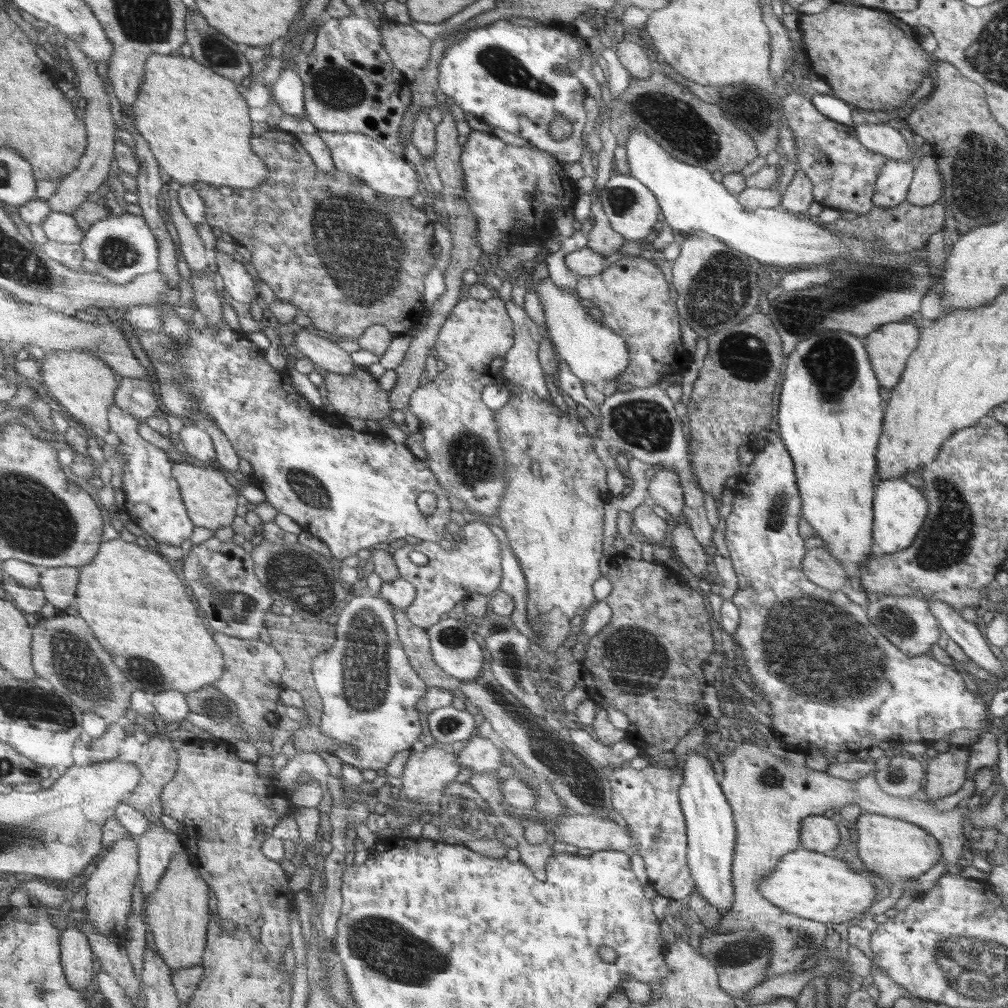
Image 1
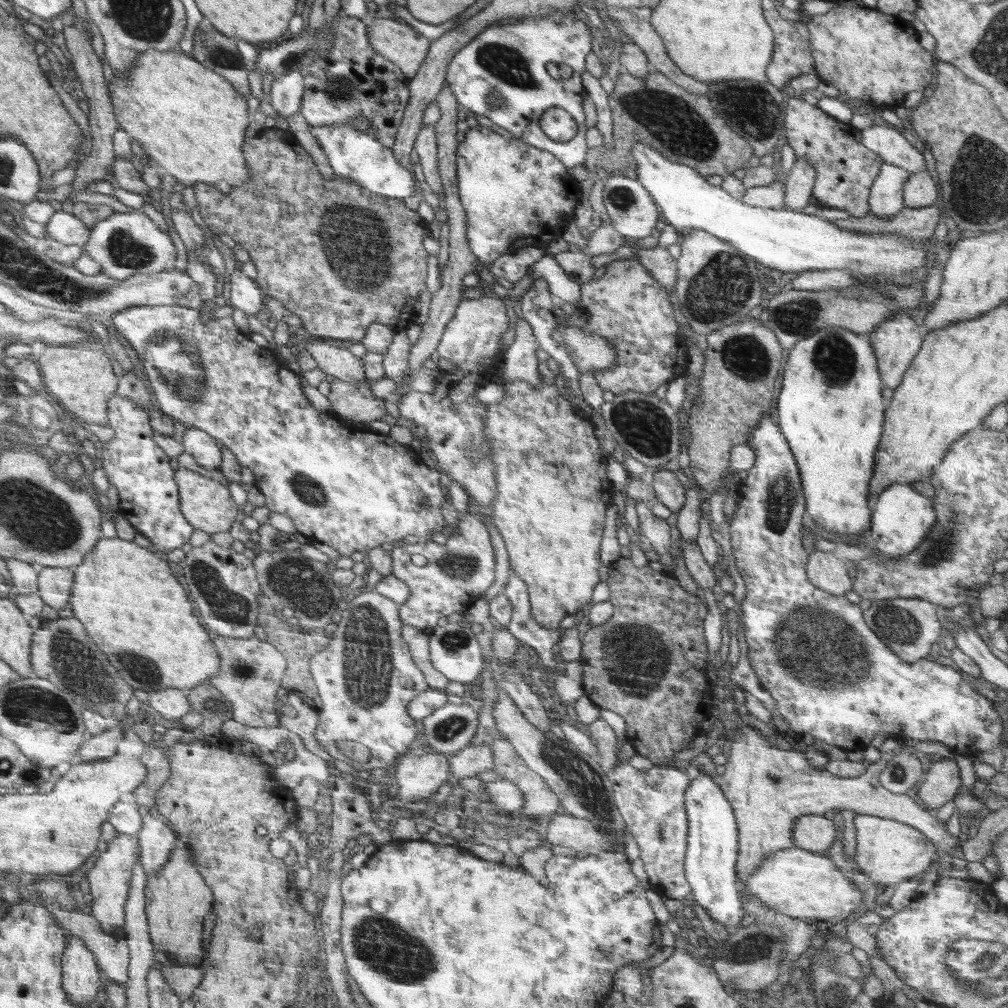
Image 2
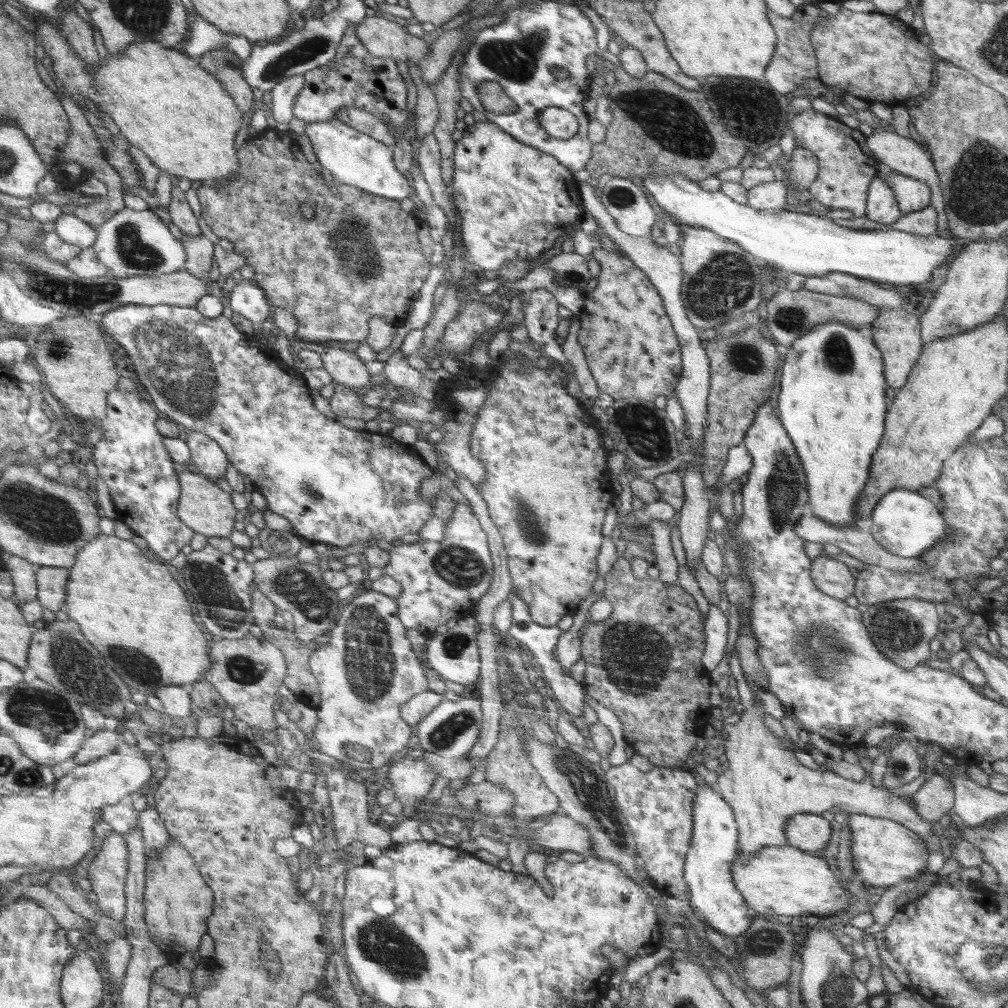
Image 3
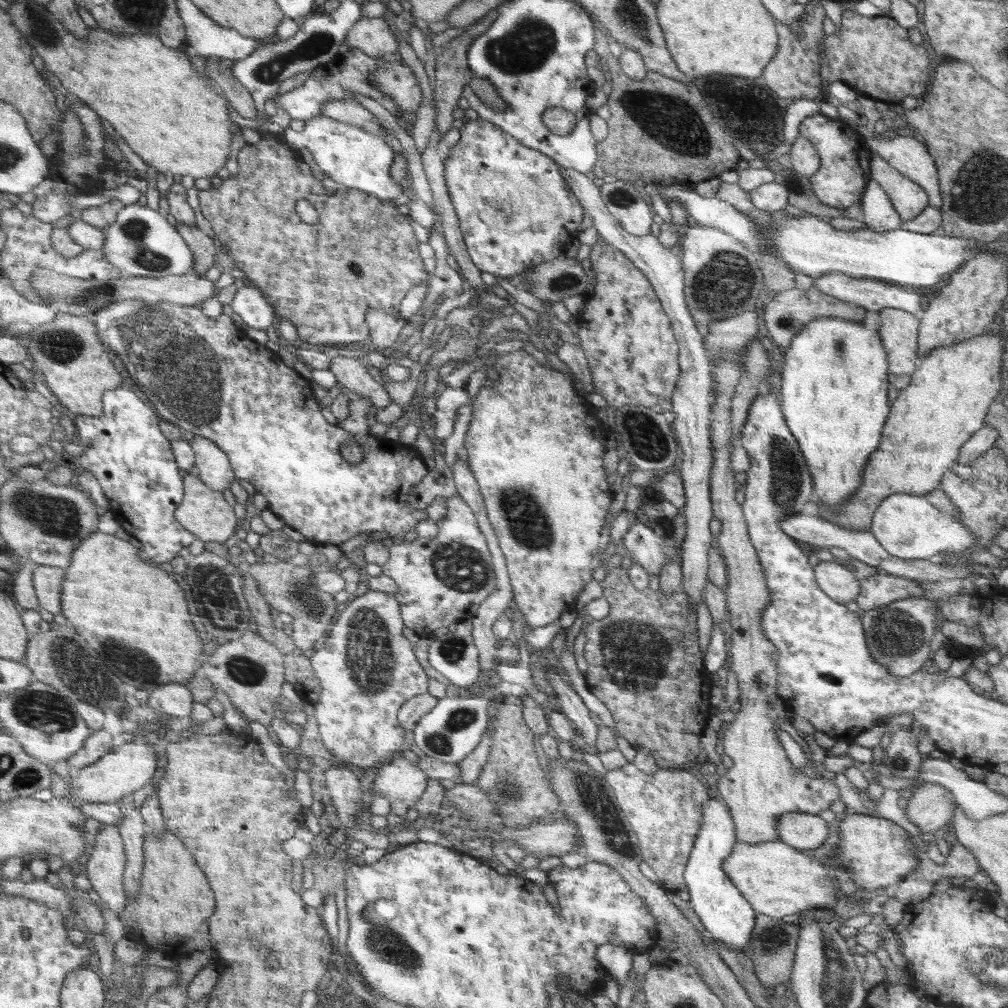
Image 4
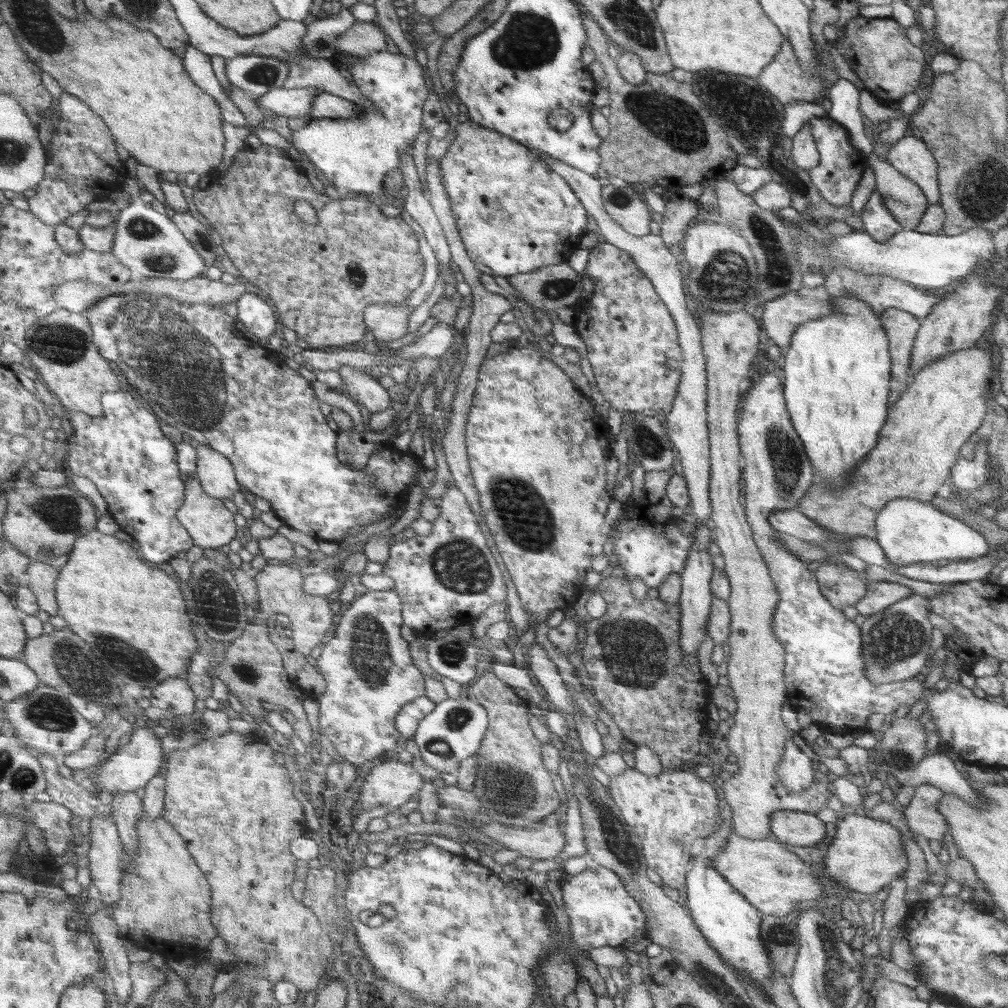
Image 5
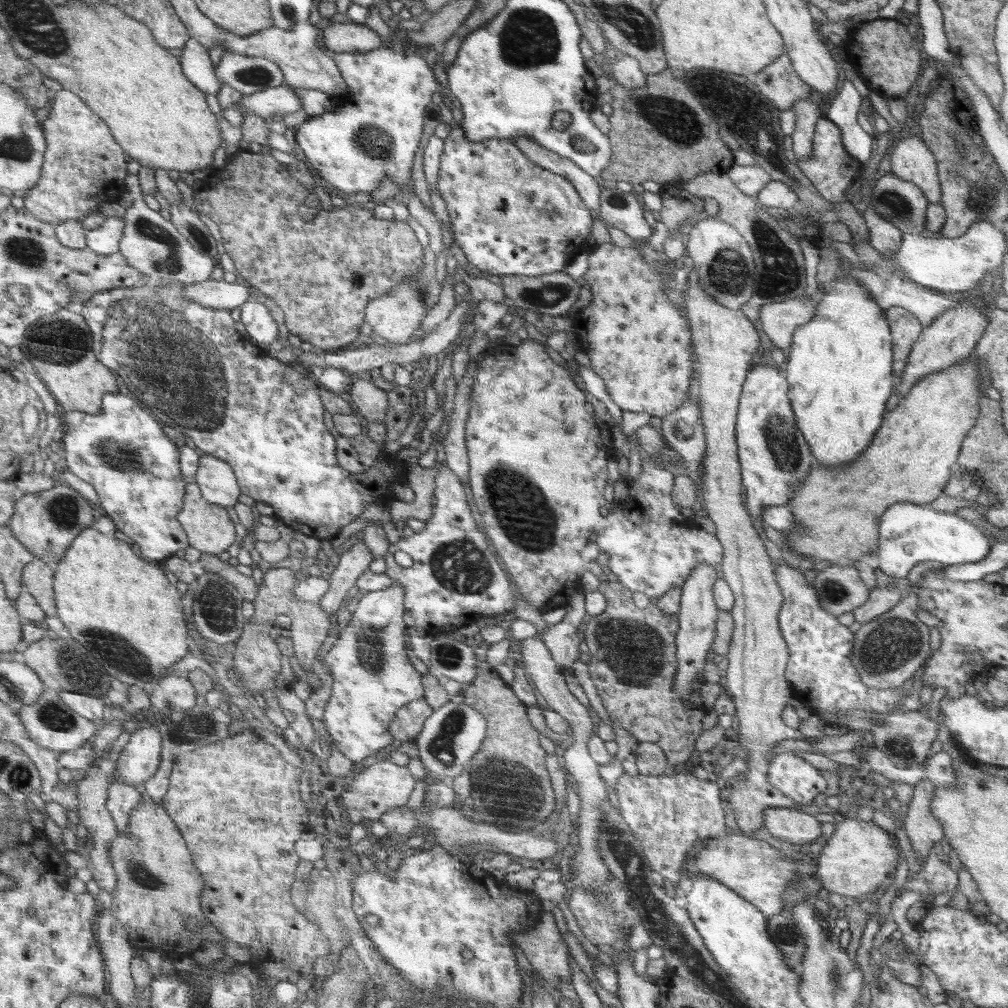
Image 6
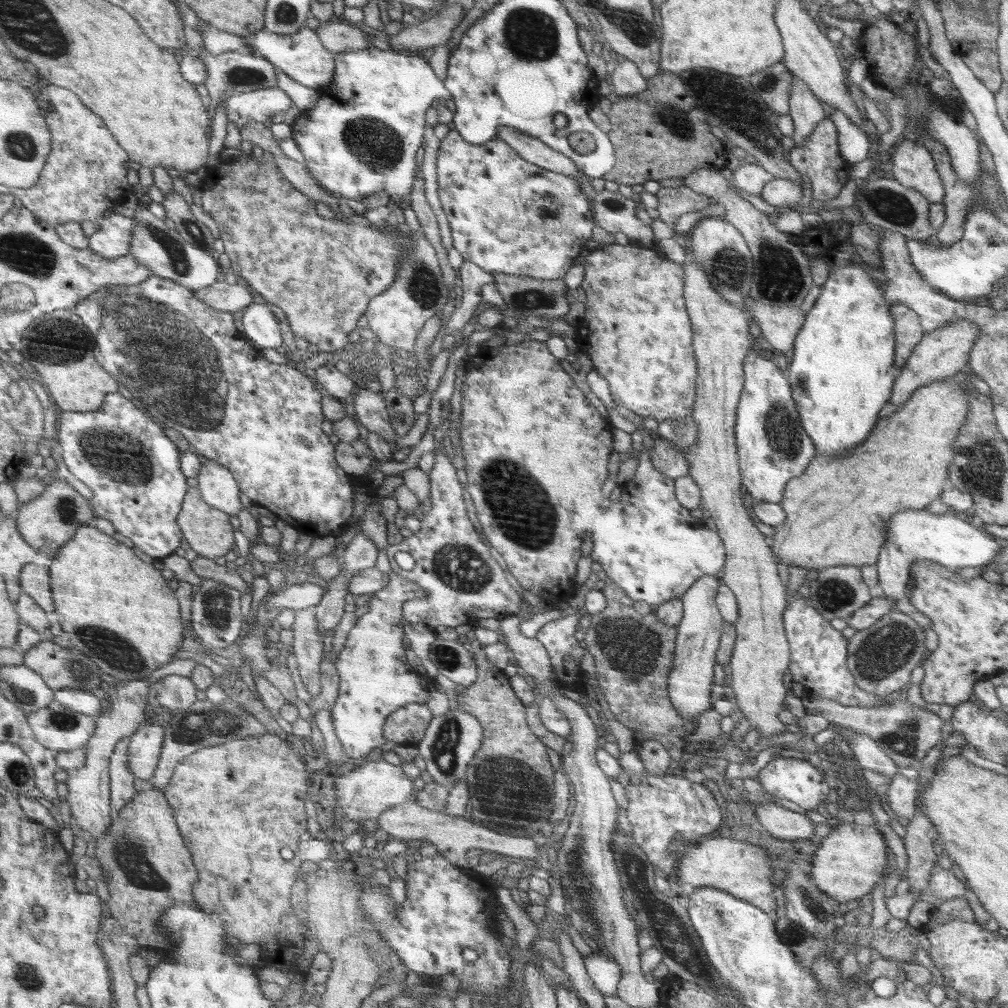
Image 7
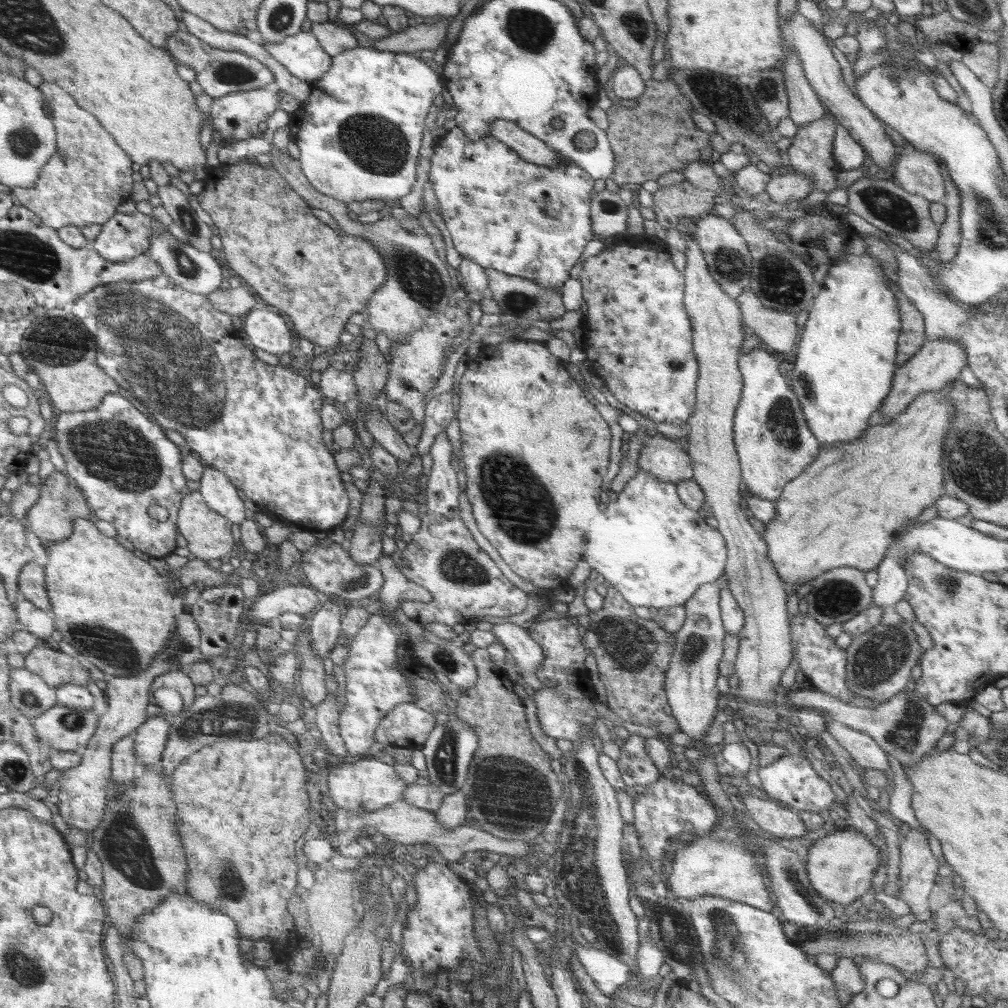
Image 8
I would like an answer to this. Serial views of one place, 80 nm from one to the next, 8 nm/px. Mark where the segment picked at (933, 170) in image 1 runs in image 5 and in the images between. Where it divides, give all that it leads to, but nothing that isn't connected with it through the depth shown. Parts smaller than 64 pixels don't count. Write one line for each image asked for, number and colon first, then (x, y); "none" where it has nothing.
2: (920, 190)
3: (911, 195)
4: (909, 199)
5: (904, 199)

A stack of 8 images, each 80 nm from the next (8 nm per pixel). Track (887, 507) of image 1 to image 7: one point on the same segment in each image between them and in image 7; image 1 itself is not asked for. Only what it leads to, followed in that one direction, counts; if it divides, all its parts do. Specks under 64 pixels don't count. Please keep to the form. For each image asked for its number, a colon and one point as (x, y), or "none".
2: (901, 517)
3: (905, 523)
4: (907, 526)
5: (909, 531)
6: (909, 533)
7: (952, 541)

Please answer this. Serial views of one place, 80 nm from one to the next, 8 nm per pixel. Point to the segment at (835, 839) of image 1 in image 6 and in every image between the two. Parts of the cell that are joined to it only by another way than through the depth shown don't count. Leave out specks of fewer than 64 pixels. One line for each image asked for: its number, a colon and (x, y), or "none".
2: (813, 832)
3: (807, 831)
4: (800, 830)
5: (797, 828)
6: (786, 824)

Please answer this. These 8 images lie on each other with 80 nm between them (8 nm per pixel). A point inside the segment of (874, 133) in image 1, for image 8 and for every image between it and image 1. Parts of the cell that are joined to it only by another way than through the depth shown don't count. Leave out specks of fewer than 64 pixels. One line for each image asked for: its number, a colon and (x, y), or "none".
2: (889, 144)
3: (903, 155)
4: (907, 155)
5: (909, 156)
6: (911, 160)
7: (913, 167)
8: (919, 173)

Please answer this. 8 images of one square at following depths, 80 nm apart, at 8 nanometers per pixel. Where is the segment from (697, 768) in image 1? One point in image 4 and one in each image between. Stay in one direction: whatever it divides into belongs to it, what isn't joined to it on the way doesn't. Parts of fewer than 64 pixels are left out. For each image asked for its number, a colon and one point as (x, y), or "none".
2: (714, 839)
3: (715, 846)
4: (727, 915)

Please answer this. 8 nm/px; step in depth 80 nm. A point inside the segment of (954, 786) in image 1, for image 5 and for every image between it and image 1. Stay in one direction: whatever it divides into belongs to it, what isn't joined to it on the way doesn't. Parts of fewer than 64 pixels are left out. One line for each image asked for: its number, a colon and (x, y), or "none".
2: (942, 782)
3: (936, 797)
4: (931, 807)
5: (922, 816)

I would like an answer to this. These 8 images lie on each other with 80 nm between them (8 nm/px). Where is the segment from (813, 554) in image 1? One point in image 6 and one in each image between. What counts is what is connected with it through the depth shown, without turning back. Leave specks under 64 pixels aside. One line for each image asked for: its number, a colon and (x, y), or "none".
2: (828, 573)
3: (832, 577)
4: (840, 582)
5: (842, 586)
6: (839, 587)

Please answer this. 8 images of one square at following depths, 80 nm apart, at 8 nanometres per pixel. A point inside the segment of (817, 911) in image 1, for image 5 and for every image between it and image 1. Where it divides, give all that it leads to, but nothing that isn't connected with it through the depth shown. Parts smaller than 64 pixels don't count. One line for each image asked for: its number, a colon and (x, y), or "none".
2: (795, 882)
3: (780, 880)
4: (778, 881)
5: (774, 880)

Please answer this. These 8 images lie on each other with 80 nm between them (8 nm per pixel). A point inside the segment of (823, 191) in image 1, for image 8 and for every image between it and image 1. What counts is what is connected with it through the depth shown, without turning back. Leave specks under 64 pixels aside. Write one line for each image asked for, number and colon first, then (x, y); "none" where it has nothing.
2: (845, 170)
3: (847, 167)
4: (844, 171)
5: (837, 175)
6: (831, 170)
7: (819, 157)
8: (811, 152)

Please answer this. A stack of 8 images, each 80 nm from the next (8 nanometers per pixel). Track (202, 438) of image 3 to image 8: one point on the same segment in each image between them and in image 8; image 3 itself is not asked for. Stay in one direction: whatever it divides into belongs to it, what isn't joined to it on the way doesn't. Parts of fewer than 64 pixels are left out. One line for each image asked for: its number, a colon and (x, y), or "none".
4: (215, 471)
5: (214, 471)
6: (218, 483)
7: (216, 483)
8: (217, 491)

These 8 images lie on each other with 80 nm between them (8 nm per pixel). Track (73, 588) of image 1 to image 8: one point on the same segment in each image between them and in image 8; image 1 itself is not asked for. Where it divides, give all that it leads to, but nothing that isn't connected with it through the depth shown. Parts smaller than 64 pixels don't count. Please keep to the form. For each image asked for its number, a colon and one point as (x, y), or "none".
2: (55, 584)
3: (52, 582)
4: (47, 580)
5: (41, 578)
6: (37, 577)
7: (34, 580)
8: (32, 579)

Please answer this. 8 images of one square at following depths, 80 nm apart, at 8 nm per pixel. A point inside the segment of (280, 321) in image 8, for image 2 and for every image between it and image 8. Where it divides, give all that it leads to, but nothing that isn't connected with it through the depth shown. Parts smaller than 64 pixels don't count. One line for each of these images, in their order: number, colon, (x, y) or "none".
2: (246, 295)
3: (247, 298)
4: (250, 303)
5: (255, 313)
6: (261, 328)
7: (260, 326)

